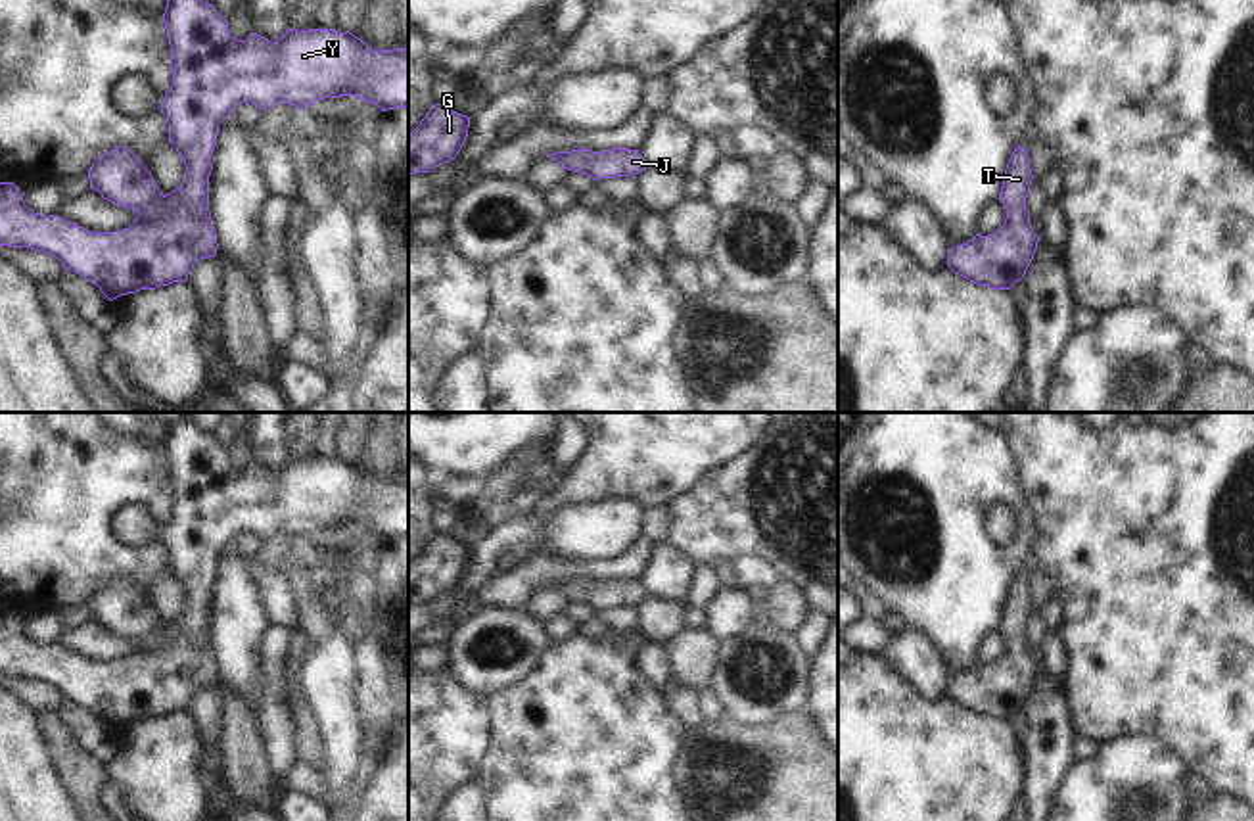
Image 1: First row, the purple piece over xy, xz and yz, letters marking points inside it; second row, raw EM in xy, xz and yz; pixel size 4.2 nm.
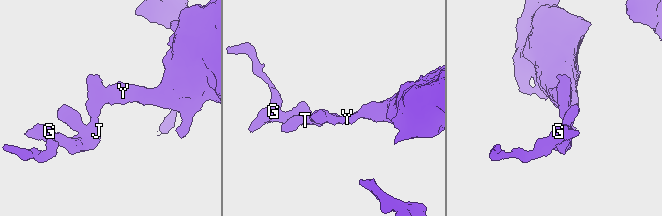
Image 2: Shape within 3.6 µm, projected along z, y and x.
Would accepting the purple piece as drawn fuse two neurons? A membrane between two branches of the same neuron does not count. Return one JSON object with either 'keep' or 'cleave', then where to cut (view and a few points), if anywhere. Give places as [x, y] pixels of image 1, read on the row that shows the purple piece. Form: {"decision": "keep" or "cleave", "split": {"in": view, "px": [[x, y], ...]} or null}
{"decision": "keep", "split": null}

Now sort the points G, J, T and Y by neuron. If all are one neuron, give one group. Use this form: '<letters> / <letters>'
G J T Y

